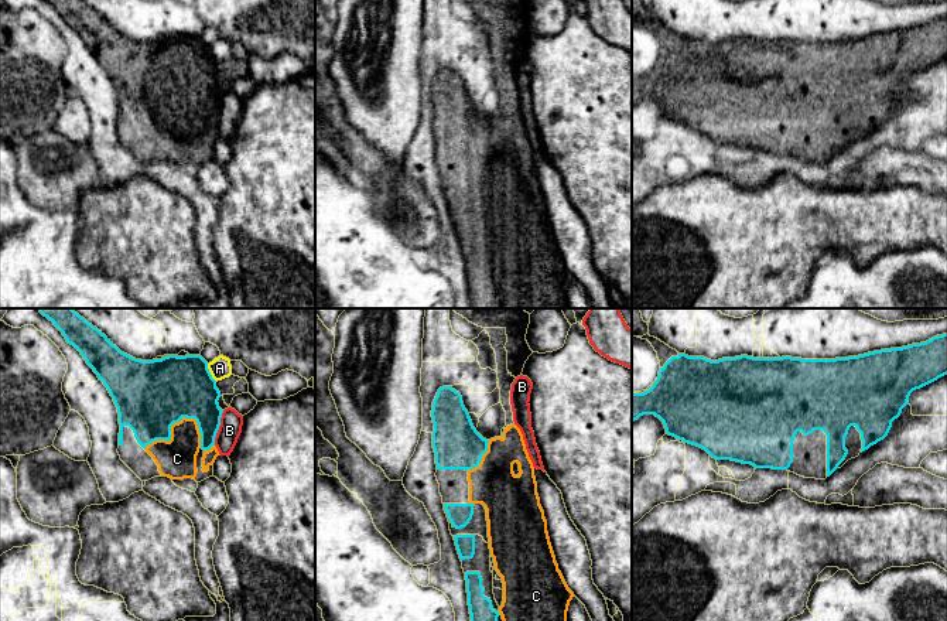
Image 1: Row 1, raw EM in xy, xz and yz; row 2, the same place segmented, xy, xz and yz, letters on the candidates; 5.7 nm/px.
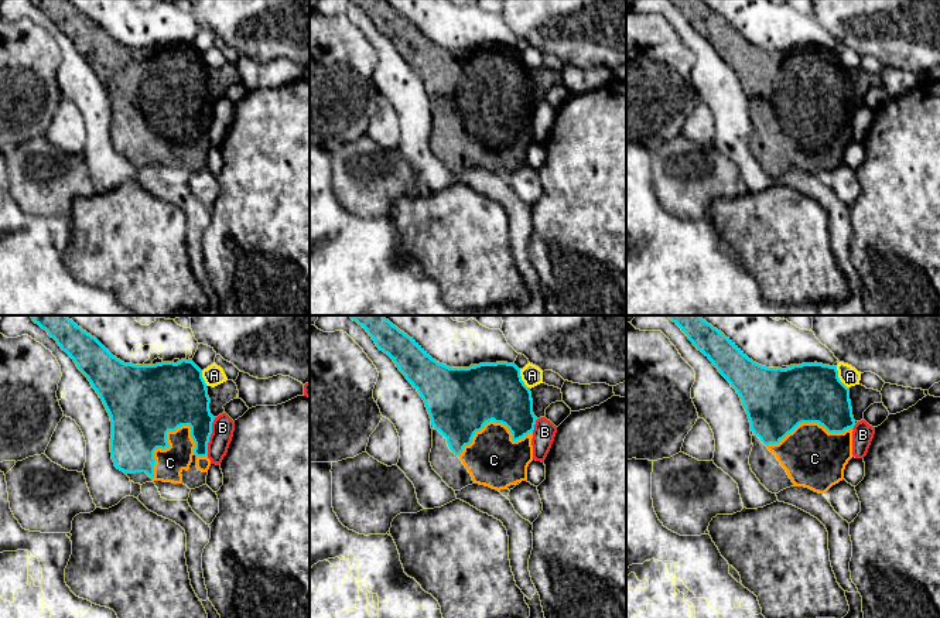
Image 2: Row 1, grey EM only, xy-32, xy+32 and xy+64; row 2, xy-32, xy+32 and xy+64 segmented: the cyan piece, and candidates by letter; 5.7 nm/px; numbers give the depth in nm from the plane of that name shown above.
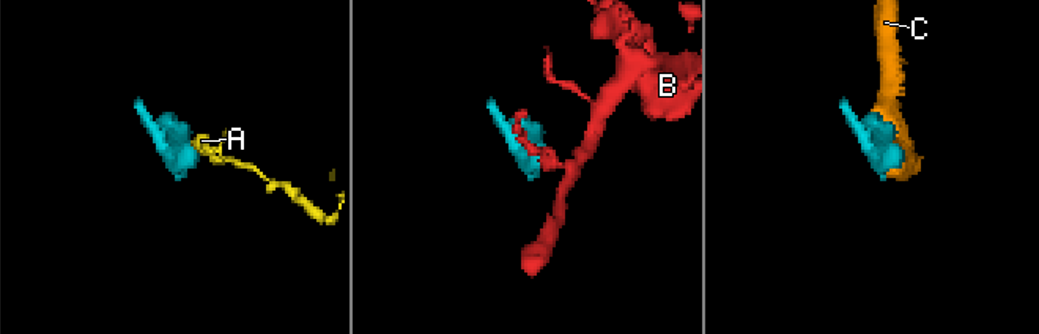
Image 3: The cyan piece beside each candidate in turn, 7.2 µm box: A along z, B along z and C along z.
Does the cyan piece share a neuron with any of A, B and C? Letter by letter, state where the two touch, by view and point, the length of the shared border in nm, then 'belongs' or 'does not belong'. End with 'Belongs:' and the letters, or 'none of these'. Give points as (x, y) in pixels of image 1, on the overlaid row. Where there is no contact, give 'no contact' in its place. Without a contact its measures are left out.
A: contact xy (209, 372); length 120 nm; does not belong
B: contact xy (218, 427); length 200 nm; does not belong
C: contact xy (170, 433); length 340 nm; belongs
Belongs: C

